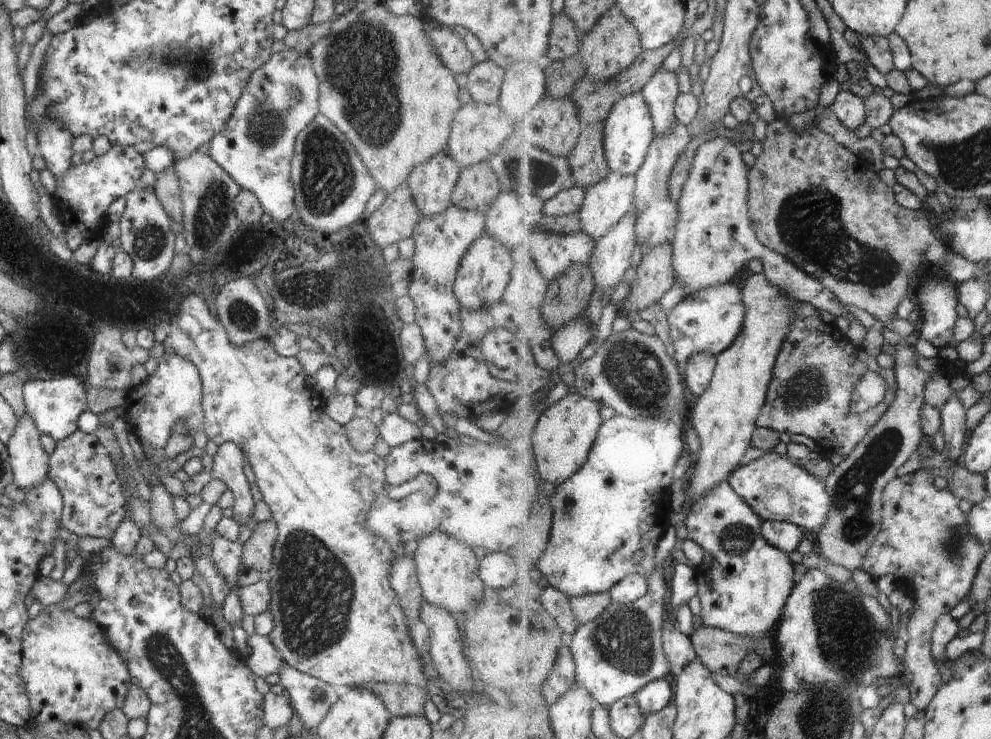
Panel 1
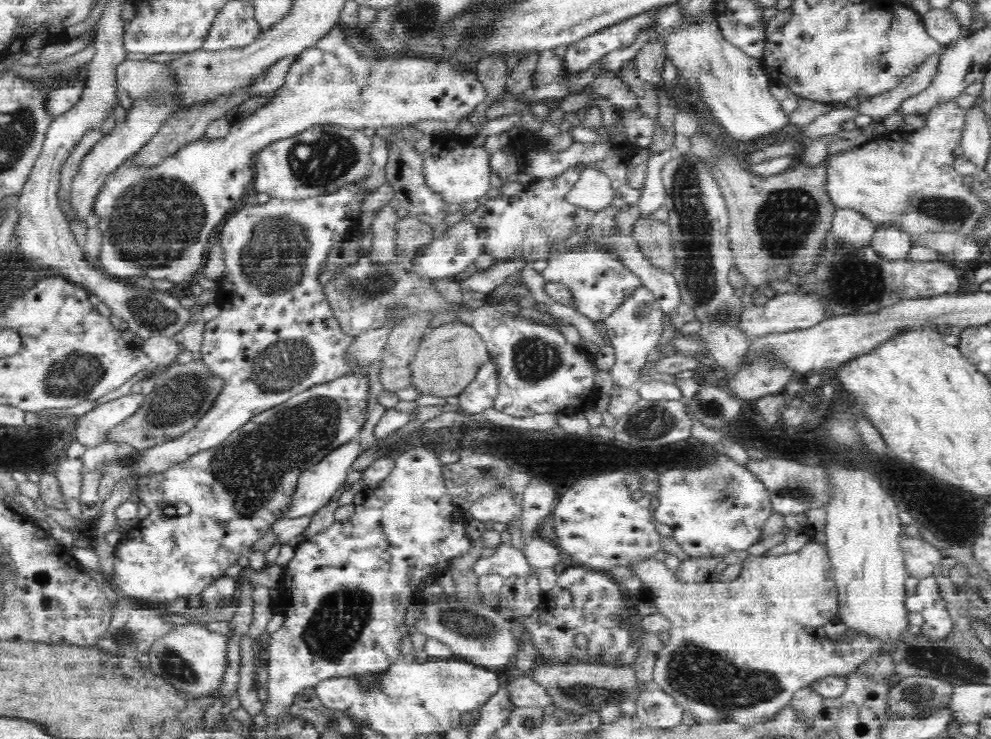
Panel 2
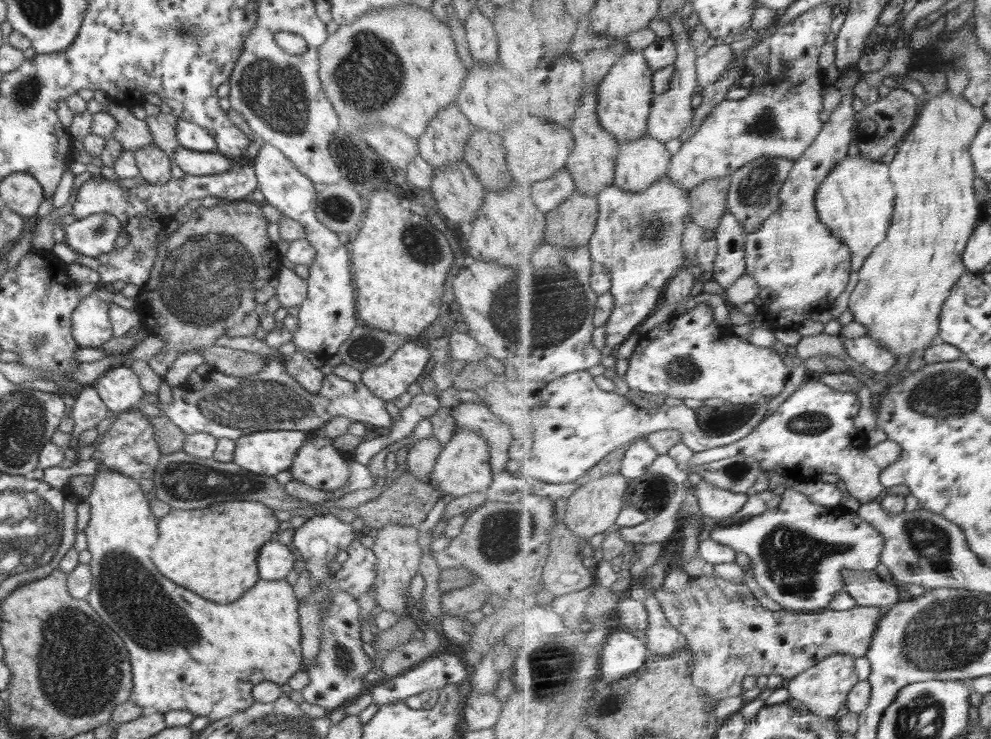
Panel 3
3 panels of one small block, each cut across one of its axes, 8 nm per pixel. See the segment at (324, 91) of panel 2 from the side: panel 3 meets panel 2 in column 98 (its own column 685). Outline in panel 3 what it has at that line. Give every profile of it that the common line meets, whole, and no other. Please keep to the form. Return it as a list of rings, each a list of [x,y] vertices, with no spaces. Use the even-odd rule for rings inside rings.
[[[669,174],[648,192],[632,194],[616,184],[599,196],[601,218],[591,240],[594,262],[605,264],[613,278],[617,306],[606,326],[606,344],[614,351],[663,304],[665,291],[686,266],[684,232],[692,223],[693,201]]]

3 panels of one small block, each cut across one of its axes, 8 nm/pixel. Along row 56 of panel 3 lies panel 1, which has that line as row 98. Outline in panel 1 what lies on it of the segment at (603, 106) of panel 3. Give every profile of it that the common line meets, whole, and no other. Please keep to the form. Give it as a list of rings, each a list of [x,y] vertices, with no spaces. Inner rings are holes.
[[[638,92],[626,98],[622,98],[610,118],[605,124],[607,156],[611,165],[611,171],[624,172],[630,176],[636,176],[642,170],[642,166],[646,164],[646,160],[650,156],[650,148],[657,139],[656,125],[650,106],[646,102],[643,92]]]

